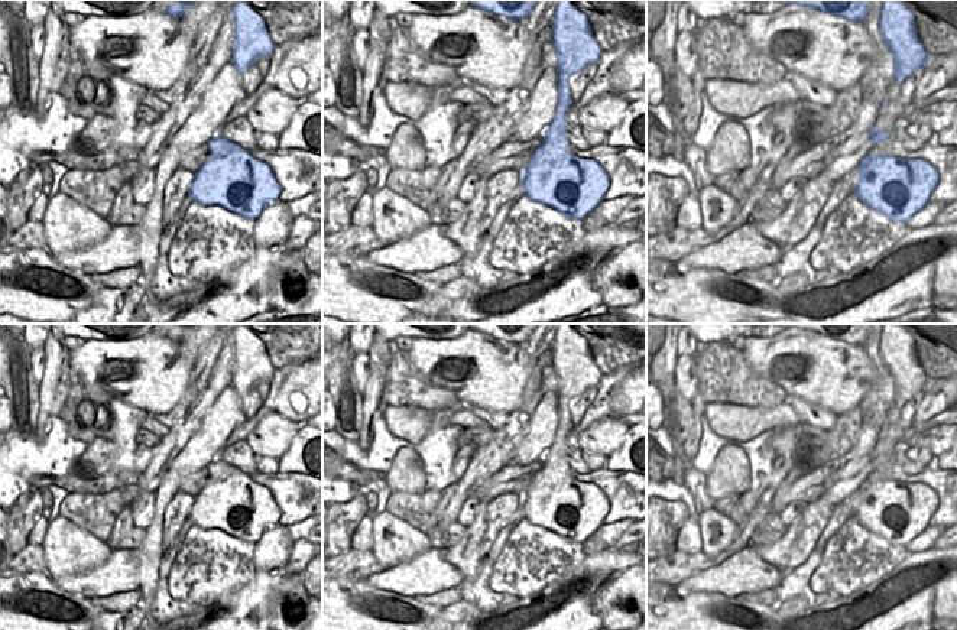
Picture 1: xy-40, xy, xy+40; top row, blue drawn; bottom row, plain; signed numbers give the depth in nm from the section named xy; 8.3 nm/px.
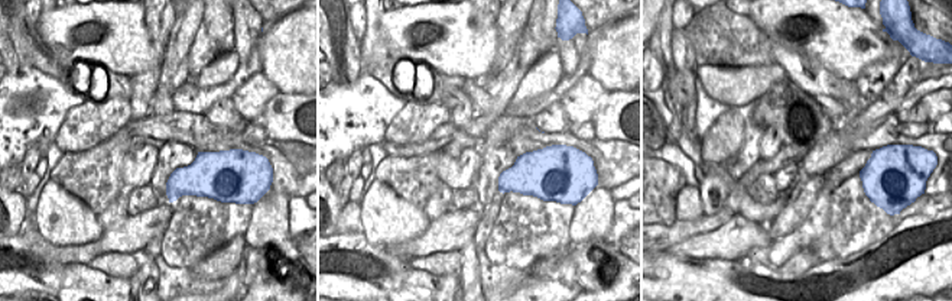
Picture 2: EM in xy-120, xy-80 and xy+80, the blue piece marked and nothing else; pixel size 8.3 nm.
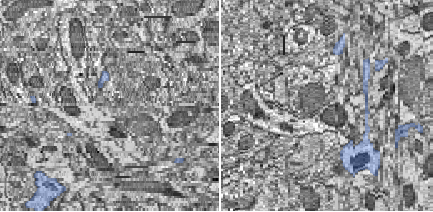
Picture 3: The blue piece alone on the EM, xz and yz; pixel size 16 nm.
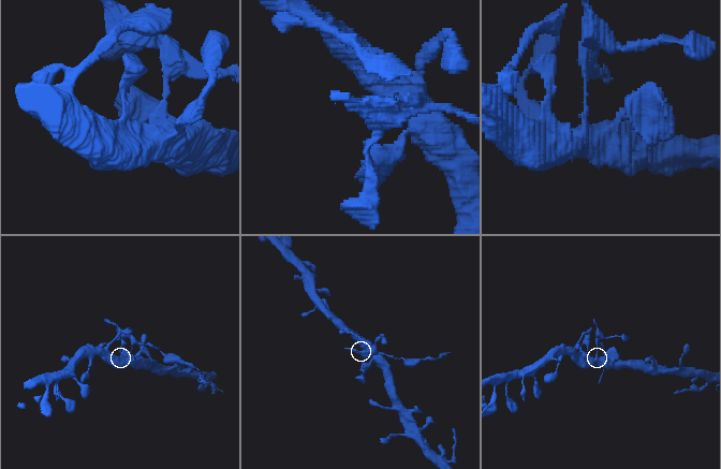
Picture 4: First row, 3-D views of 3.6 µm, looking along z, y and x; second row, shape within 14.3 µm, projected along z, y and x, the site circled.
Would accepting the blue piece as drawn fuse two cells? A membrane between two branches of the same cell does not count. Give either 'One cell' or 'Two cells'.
Two cells.

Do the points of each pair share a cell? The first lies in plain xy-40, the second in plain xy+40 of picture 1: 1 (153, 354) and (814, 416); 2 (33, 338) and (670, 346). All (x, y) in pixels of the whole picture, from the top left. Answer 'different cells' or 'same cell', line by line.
1: different cells
2: different cells

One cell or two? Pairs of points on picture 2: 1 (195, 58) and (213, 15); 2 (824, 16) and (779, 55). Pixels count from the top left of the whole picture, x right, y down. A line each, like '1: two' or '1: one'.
1: one
2: two

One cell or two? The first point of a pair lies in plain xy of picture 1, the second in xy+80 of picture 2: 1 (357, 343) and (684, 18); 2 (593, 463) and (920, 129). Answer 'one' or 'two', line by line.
1: one
2: two

